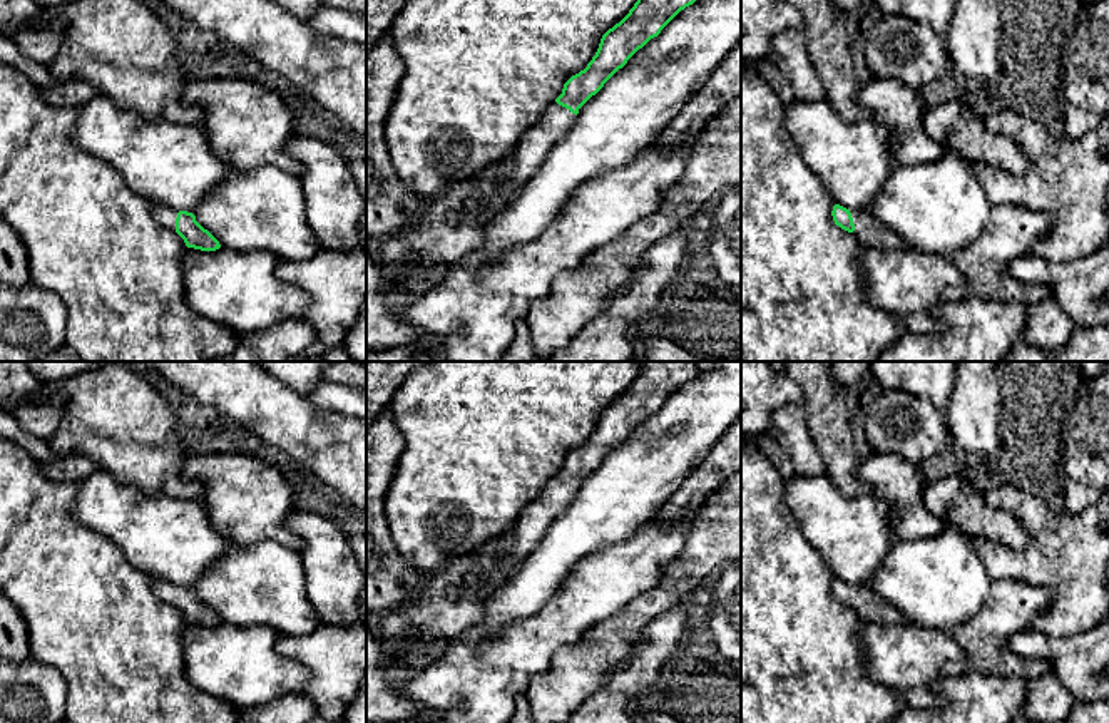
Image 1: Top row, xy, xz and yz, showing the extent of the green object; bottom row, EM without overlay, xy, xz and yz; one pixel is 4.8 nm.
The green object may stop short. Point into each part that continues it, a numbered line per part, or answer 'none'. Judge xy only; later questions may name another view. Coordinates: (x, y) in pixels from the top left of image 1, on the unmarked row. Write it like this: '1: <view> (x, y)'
1: xy (166, 591)

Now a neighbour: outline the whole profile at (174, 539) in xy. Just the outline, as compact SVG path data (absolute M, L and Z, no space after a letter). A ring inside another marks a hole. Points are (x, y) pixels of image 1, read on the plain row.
M99 469L80 482L72 512L79 522L115 542L129 564L151 574L154 579L171 581L177 586L192 587L211 564L234 547L233 539L212 524L202 500L147 495L132 485L120 484Z

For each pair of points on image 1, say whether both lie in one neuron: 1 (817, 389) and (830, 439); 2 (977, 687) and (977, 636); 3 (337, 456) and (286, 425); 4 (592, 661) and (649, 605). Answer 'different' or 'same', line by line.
1: same
2: different
3: same
4: same

